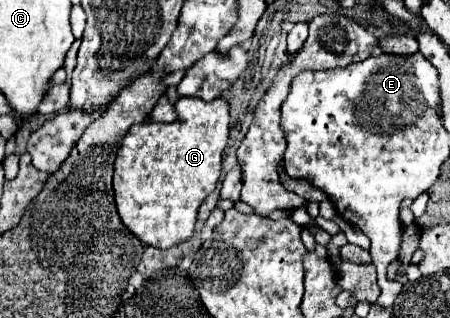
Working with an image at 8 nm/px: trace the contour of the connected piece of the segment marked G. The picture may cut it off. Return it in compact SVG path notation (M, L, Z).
M181 97L175 103L175 111L177 119L171 123L143 121L139 125L133 125L121 139L115 159L113 191L119 217L131 233L135 233L143 243L157 249L169 249L193 235L197 209L219 181L223 149L229 137L229 103L221 97L213 101Z

